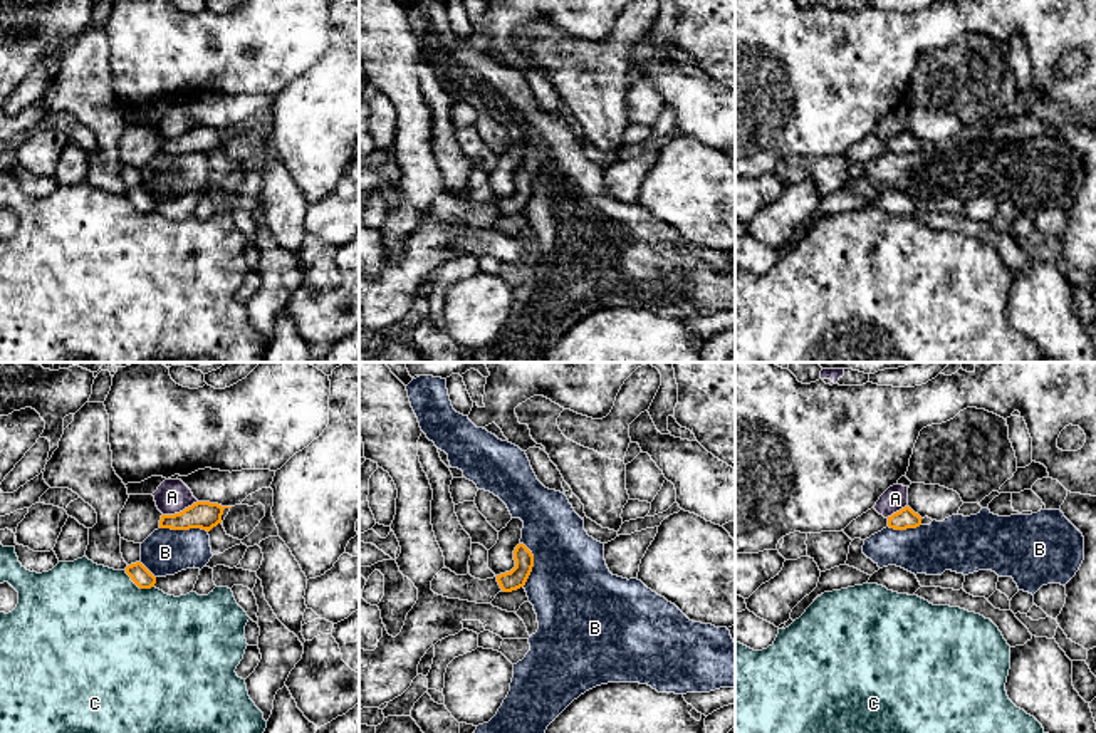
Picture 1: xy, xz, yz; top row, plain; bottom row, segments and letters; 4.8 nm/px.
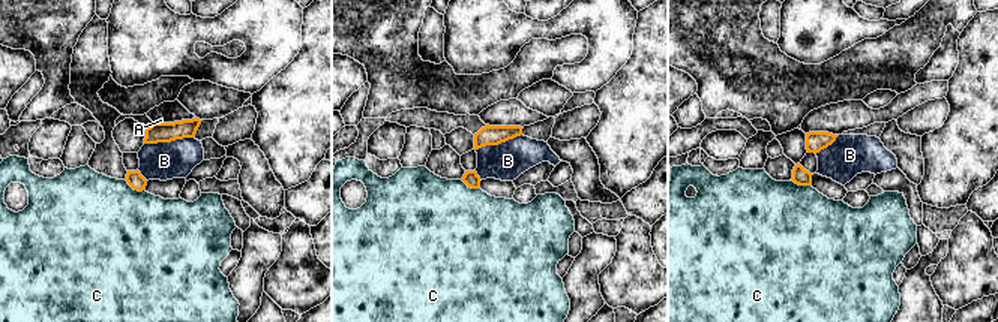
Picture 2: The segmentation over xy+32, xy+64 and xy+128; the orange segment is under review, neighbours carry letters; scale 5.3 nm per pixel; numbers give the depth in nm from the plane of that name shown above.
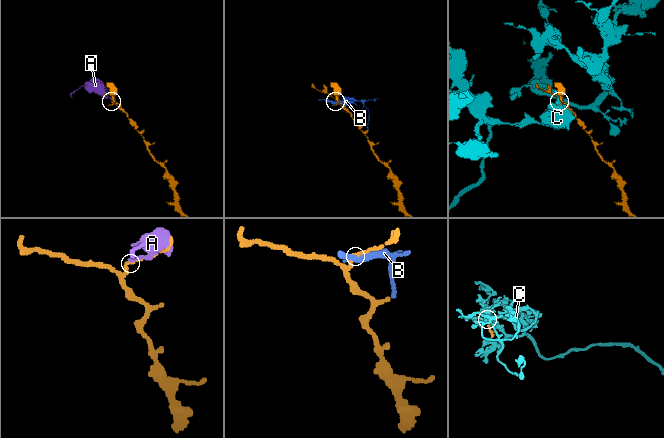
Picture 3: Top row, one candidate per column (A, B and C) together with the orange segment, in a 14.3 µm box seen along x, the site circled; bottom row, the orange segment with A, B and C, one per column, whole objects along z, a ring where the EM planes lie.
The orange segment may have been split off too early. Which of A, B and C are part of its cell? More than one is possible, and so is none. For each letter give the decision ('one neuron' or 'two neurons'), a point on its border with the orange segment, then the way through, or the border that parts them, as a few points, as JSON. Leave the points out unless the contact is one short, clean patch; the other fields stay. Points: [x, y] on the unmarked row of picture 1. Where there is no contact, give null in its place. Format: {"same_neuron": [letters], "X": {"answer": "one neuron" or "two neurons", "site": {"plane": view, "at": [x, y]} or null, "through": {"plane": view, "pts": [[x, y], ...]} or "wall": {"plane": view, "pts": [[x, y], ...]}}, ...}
{"same_neuron": [], "A": {"answer": "two neurons", "site": {"plane": "xy", "at": [180, 136]}}, "B": {"answer": "two neurons", "site": {"plane": "xy", "at": [183, 153]}}, "C": {"answer": "two neurons", "site": {"plane": "xy", "at": [138, 210]}}}

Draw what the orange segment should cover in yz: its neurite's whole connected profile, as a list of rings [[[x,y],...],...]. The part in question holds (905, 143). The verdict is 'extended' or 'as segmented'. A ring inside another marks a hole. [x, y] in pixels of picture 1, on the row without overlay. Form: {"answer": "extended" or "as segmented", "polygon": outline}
{"answer": "as segmented", "polygon": [[[910,131],[888,141],[888,151],[895,154],[916,153],[921,149],[921,141],[915,138]]]}

